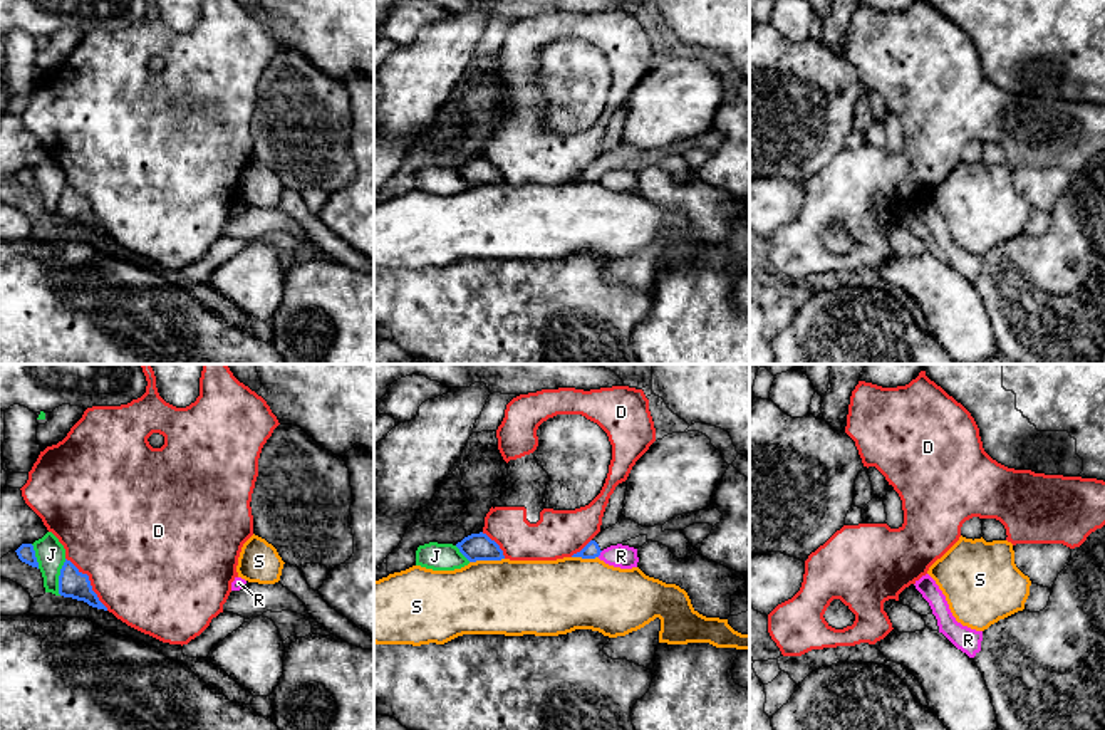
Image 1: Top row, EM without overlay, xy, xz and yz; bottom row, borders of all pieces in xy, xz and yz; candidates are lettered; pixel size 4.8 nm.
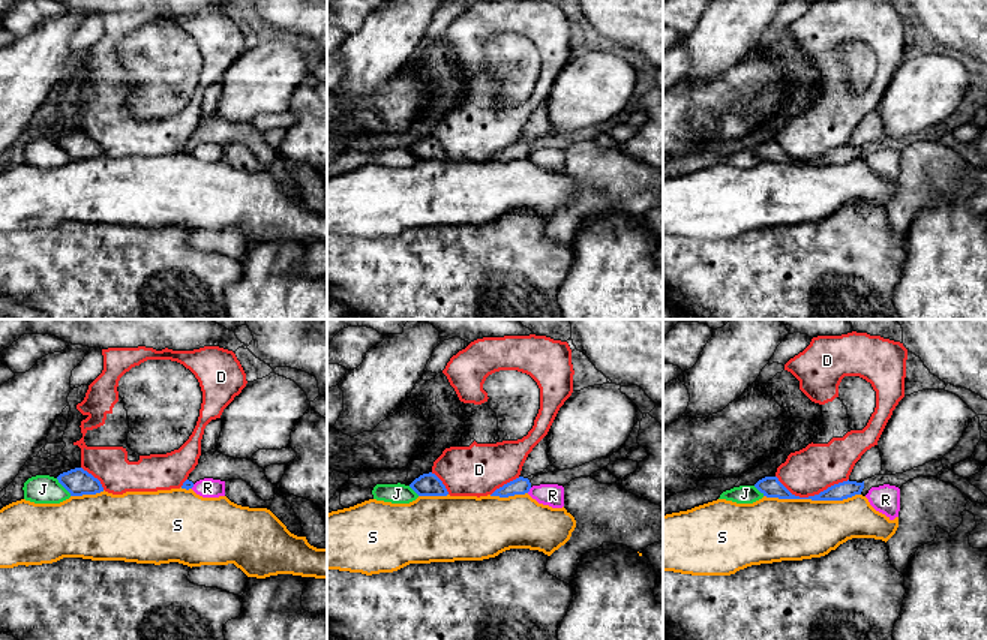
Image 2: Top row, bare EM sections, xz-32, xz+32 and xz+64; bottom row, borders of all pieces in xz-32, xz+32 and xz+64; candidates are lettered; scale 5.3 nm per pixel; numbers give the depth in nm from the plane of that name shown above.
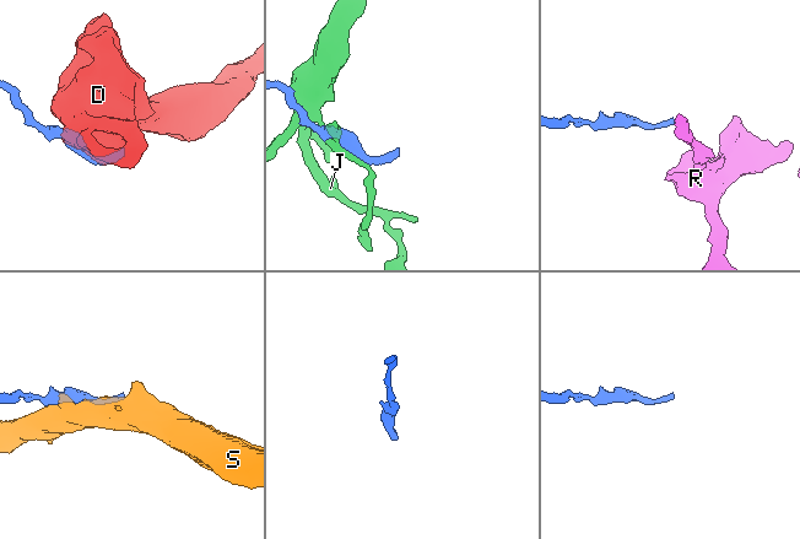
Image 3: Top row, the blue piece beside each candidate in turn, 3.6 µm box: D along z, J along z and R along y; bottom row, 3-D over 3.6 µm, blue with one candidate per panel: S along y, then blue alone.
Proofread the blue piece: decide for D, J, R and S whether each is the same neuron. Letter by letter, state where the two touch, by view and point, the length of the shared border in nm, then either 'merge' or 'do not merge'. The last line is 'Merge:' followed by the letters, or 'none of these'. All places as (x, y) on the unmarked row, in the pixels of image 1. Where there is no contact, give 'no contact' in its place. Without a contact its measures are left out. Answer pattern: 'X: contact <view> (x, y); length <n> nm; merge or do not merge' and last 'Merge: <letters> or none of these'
D: contact xy (89, 207); length 320 nm; do not merge
J: contact xy (59, 202); length 180 nm; do not merge
R: contact xz (599, 178); length 40 nm; do not merge
S: contact xz (487, 183); length 170 nm; do not merge
Merge: none of these

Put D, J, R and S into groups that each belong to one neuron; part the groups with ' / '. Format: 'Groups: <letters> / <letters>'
Groups: D / J / R / S

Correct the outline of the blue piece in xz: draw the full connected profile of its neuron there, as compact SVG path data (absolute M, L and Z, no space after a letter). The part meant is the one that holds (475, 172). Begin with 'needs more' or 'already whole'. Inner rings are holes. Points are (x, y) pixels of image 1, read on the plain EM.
already whole; M483 156L464 161L456 171L469 186L505 183L500 169Z

